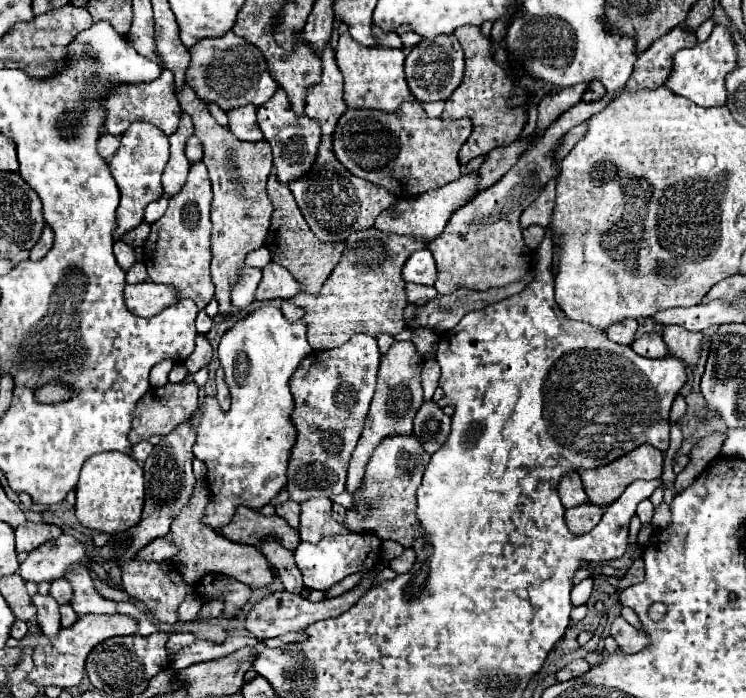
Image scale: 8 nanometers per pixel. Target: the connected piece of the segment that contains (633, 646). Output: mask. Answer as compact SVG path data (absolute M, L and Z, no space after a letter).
M616 618L614 620L610 634L613 638L616 638L618 646L624 654L636 654L636 652L644 650L646 646L650 646L648 636L642 634L640 630L636 630L634 626L630 626L628 622L626 622L626 630L624 630L624 618Z

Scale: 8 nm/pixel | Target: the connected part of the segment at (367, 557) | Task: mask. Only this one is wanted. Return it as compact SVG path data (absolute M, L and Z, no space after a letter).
M338 534L338 536L326 536L318 544L308 544L300 542L298 548L294 550L296 564L304 576L304 586L308 588L322 588L326 592L330 586L336 582L344 580L350 574L356 572L366 572L376 566L380 558L380 546L382 540L376 538L374 534Z

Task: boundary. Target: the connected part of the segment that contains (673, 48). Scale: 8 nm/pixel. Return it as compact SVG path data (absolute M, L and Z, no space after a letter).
M678 26L670 30L666 36L656 40L648 50L644 50L634 66L634 72L624 88L624 92L634 94L638 90L654 90L660 88L674 66L674 54L682 48L692 48L698 44L694 32L686 26Z

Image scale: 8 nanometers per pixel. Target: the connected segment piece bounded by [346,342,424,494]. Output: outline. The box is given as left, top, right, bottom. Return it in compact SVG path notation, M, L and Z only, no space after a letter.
M394 342L390 350L382 356L380 360L380 372L378 372L378 384L376 392L366 416L366 426L364 432L358 440L358 446L350 458L350 468L348 468L348 484L346 490L352 494L360 488L360 482L364 478L364 468L374 452L374 448L392 434L412 434L412 420L422 406L422 384L420 384L420 372L422 372L424 360L418 356L416 348L412 342Z

